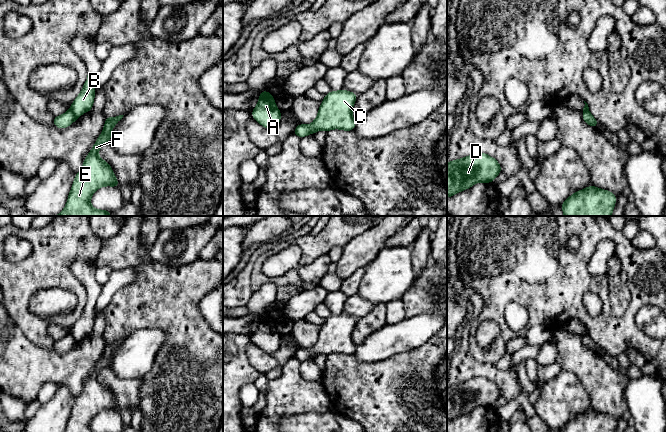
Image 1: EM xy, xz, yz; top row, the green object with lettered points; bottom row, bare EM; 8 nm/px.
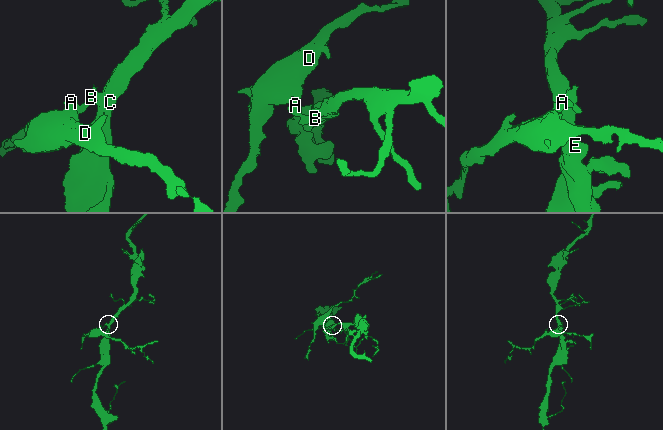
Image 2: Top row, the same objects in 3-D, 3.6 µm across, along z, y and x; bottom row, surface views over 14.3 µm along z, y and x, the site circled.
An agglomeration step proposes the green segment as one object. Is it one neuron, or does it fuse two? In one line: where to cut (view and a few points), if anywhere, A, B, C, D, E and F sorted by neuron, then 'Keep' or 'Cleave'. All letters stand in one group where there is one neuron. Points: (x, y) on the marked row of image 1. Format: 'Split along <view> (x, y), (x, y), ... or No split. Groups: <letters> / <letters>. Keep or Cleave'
Split along xy (70, 108), (76, 117). Groups: A D / B C E F. Cleave

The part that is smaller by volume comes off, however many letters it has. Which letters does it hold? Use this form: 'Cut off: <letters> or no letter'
Cut off: A, D

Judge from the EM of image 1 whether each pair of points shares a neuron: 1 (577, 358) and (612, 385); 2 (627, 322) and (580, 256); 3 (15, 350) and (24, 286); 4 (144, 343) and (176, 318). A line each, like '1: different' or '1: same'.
1: same
2: same
3: different
4: different

